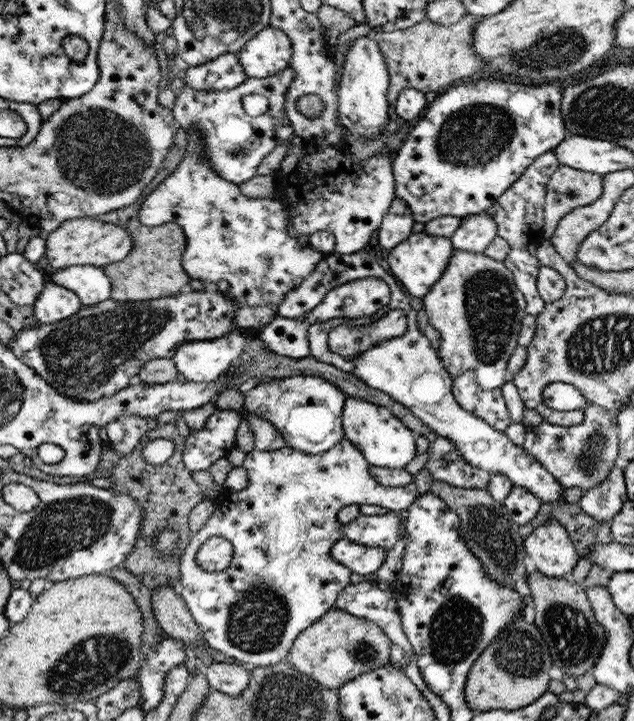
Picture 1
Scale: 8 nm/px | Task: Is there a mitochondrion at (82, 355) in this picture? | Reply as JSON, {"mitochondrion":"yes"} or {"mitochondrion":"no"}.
{"mitochondrion":"yes"}

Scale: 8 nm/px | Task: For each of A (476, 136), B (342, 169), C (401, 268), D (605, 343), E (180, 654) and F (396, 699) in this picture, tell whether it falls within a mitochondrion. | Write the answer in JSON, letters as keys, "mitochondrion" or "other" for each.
{"A":"mitochondrion","B":"other","C":"other","D":"mitochondrion","E":"other","F":"mitochondrion"}

